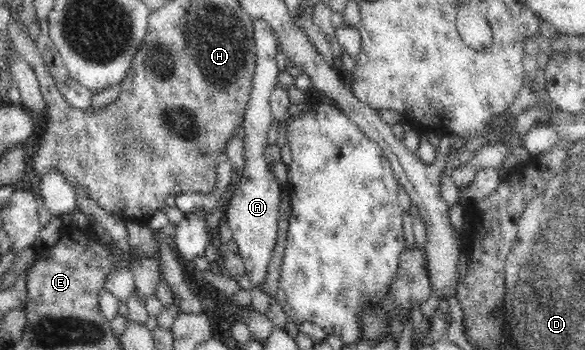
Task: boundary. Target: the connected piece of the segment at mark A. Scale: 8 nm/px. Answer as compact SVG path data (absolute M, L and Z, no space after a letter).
M264 18L253 20L253 31L256 37L256 68L251 88L251 97L245 110L243 126L245 137L243 140L244 165L241 183L236 188L231 203L225 211L225 219L229 222L233 232L234 242L238 245L239 255L245 264L244 274L250 278L256 288L260 288L266 280L270 258L274 246L278 242L278 212L280 208L281 186L273 171L266 163L264 151L268 146L266 132L270 128L272 115L270 111L270 94L277 85L278 69L276 54L278 50L277 33Z

